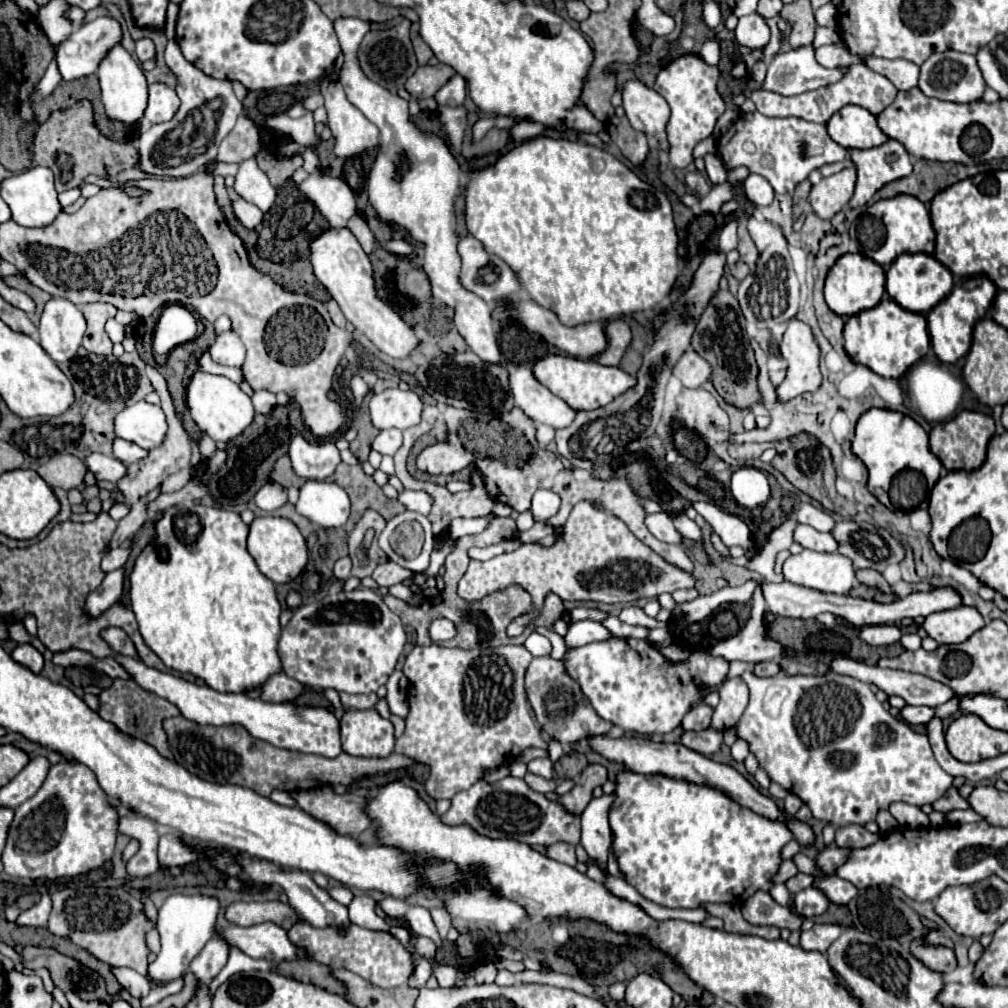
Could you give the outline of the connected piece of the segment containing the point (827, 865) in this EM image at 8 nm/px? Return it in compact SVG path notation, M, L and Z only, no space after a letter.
M831 847L831 849L823 849L817 857L817 865L825 871L825 873L835 873L847 859L849 859L851 851L847 849L839 849L839 847Z

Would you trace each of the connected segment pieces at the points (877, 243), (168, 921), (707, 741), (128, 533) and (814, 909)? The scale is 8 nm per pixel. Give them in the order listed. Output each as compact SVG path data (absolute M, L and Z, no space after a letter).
M897 195L893 199L881 199L865 209L865 213L857 221L859 245L861 253L875 263L879 263L885 271L891 263L903 253L933 253L935 251L935 231L931 227L931 217L927 207L911 197L911 195Z
M173 893L159 909L157 931L161 935L161 951L157 959L149 965L149 977L157 979L159 985L179 977L189 967L191 959L205 947L205 943L215 933L215 923L219 915L219 899L213 895L181 895Z
M683 731L681 743L697 753L715 753L723 743L723 733L717 731Z
M157 487L155 491L151 491L151 495L143 497L139 503L135 503L135 505L131 507L129 515L123 517L123 519L117 523L117 529L115 529L115 533L113 533L111 541L109 541L109 549L117 549L117 547L121 547L125 541L129 541L129 539L135 537L135 533L143 527L145 517L147 517L147 513L145 513L145 503L151 501L151 499L155 499L157 495L159 495L159 487Z
M809 887L809 889L803 889L799 891L795 897L793 897L793 903L795 903L795 911L801 915L801 917L815 917L815 915L821 915L825 913L825 909L829 907L829 901L827 897L815 889L815 887Z

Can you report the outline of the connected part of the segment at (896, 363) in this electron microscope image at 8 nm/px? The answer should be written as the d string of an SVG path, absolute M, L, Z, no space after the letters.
M883 299L877 307L849 317L843 335L849 357L887 379L903 377L905 371L917 363L931 347L927 319L919 313L911 313L899 307L891 299Z

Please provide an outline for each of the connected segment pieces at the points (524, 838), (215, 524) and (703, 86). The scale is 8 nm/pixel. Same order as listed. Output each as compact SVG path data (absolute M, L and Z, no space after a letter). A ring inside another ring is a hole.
M505 777L497 783L477 781L471 789L459 791L451 799L451 809L441 815L445 825L469 825L479 835L489 839L515 839L527 845L553 845L553 843L579 843L579 817L567 815L563 807L549 801L545 795L527 787L523 779Z
M195 505L193 509L193 521L199 521L197 529L187 527L189 519L185 519L177 507L165 509L161 519L155 521L155 539L145 545L135 561L129 577L129 597L139 631L151 651L155 651L169 669L193 673L205 679L215 691L239 693L261 687L269 675L281 671L277 655L281 605L277 601L275 583L259 571L255 559L249 555L249 525L243 523L239 513L217 506ZM161 547L167 549L165 561L159 557Z
M681 55L673 59L667 67L663 67L661 73L657 75L653 89L671 107L671 117L667 123L667 141L669 141L669 159L677 169L685 169L693 163L691 157L693 147L713 133L717 119L725 113L725 103L717 93L719 75L721 75L719 69L715 65L705 63L699 55Z

